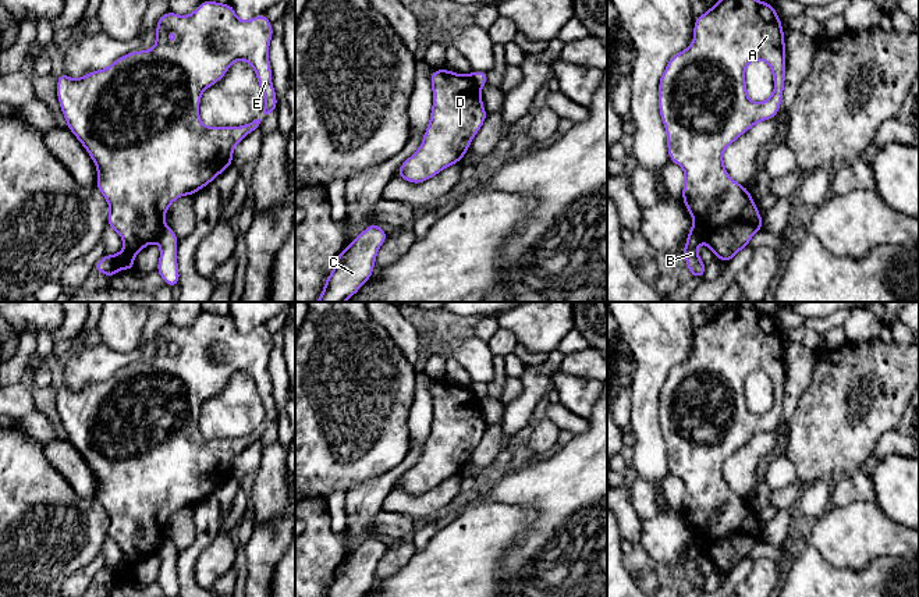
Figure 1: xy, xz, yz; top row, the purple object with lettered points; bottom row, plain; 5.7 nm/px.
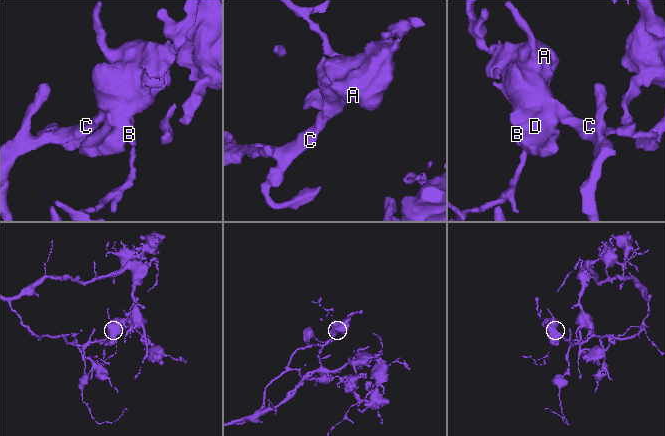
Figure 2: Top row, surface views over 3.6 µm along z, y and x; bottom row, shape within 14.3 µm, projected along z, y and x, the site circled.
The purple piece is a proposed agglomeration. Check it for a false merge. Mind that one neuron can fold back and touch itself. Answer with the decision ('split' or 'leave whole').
split

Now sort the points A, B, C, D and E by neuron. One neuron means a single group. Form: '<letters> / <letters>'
A C D E / B

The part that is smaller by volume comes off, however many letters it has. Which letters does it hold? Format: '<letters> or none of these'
B

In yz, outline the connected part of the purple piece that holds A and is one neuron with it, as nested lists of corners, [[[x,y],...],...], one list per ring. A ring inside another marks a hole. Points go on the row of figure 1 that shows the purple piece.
[[[717,0],[712,8],[695,18],[693,33],[693,42],[670,58],[660,77],[659,110],[667,134],[668,159],[685,174],[682,202],[693,220],[692,227],[714,256],[728,263],[741,249],[749,246],[751,238],[764,227],[752,193],[728,175],[723,152],[755,124],[777,116],[785,83],[785,32],[773,4],[760,0]],[[753,60],[766,61],[773,74],[774,89],[763,103],[751,100],[746,93],[745,70]]]

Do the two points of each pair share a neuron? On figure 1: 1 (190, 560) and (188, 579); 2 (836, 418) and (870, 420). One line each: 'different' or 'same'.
1: same
2: same

